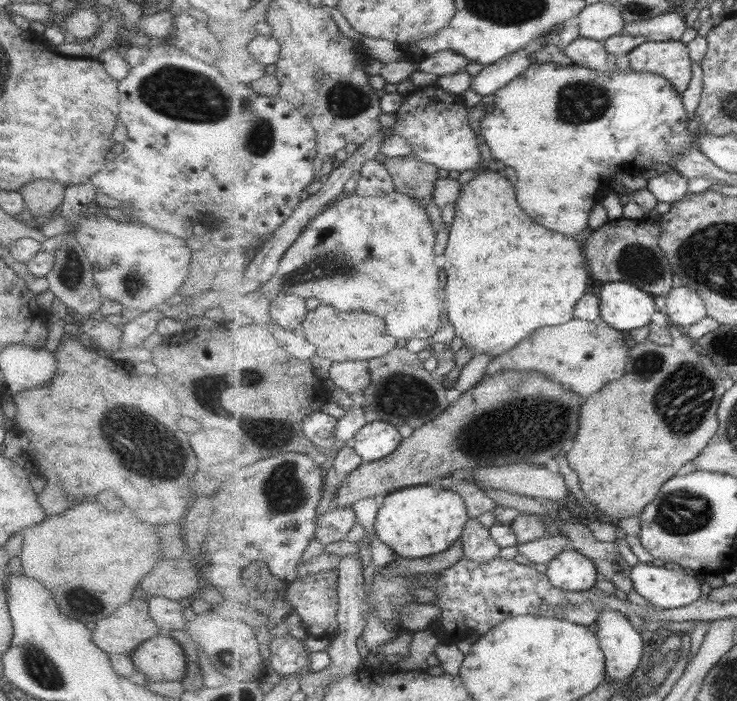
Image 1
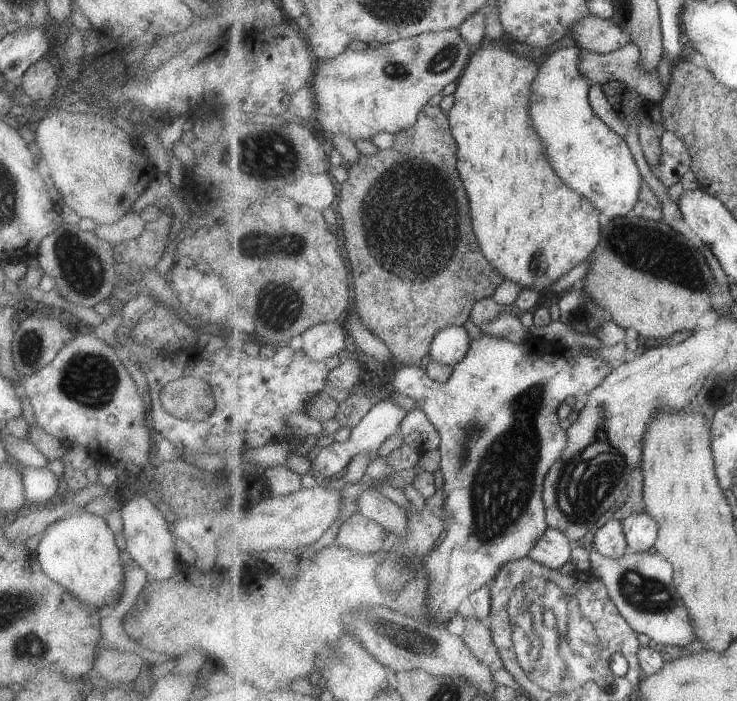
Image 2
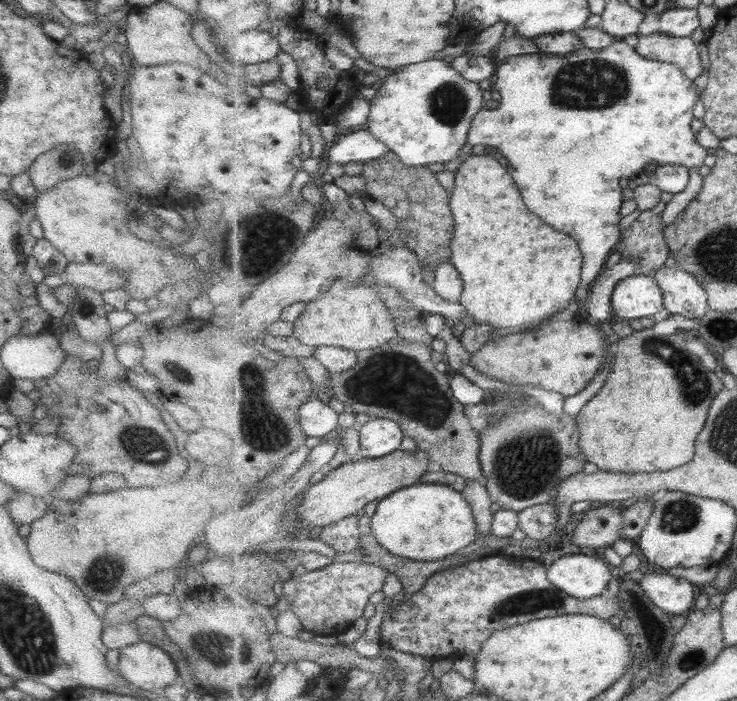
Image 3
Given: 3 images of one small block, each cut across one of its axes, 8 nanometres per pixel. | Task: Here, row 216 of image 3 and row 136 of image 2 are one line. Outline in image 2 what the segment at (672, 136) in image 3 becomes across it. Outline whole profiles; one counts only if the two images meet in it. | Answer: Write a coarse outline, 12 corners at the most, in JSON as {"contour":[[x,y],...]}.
{"contour":[[577,47],[540,65],[531,114],[553,168],[609,219],[642,172],[589,102]]}

